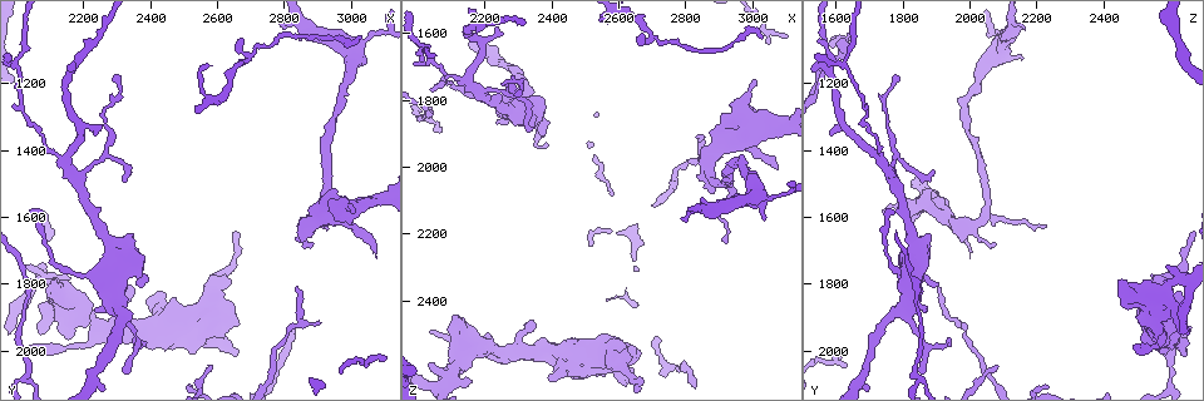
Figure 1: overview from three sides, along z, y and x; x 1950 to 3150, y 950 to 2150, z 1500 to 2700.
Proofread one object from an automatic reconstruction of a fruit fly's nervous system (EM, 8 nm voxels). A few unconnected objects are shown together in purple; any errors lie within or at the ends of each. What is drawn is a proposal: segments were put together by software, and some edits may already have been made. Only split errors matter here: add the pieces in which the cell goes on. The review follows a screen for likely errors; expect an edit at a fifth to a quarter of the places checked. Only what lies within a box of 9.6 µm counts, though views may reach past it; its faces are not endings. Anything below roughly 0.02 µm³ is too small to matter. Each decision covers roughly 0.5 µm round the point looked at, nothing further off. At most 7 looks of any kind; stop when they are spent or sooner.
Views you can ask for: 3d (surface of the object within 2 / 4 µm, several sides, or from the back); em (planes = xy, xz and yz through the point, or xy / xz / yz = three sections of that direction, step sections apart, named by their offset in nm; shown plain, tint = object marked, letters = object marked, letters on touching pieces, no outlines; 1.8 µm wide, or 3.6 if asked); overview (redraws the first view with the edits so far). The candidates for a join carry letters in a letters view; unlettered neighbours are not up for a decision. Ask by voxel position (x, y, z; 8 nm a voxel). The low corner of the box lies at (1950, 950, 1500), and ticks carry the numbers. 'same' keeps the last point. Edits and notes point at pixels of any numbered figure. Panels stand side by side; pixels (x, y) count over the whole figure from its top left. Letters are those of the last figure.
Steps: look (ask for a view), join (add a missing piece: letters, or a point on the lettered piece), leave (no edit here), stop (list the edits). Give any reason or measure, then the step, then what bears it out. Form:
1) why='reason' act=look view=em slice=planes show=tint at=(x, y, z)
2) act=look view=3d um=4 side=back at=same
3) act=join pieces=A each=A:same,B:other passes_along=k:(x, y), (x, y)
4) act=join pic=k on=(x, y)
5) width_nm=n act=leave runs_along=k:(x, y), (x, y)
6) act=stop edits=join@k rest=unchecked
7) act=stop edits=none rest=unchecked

why='an open end' act=look view=3d um=2 at=(2160, 1780, 2640)

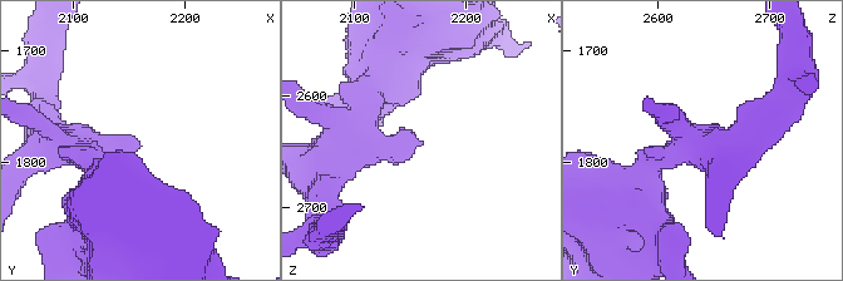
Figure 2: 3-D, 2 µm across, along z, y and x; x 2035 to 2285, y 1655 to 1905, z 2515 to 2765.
act=look view=em slice=yz step=16 show=tint at=(2158, 1788, 2636)

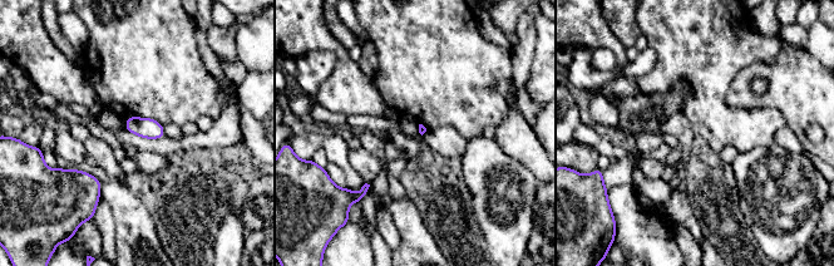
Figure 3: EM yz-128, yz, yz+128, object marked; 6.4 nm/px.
act=look view=em slice=planes show=letters at=same

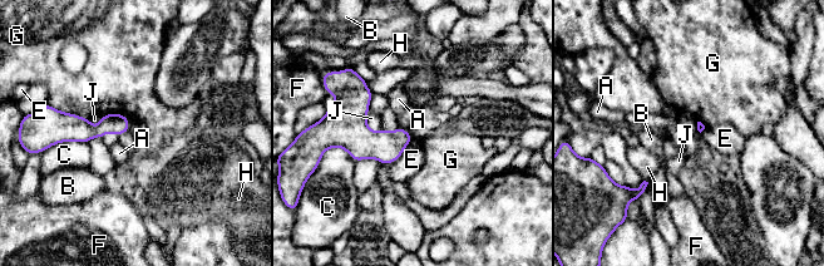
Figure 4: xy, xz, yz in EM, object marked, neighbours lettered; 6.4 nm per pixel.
act=leave each=A:other,B:other,C:other,E:other,F:other,G:other,H:other,J:other runs_along=4:(124, 119), (57, 138) found='no lettered piece goes on from it'

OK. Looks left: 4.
why='stops while still wide' act=look view=em slice=yz step=16 show=letters at=(3000, 1620, 1820)

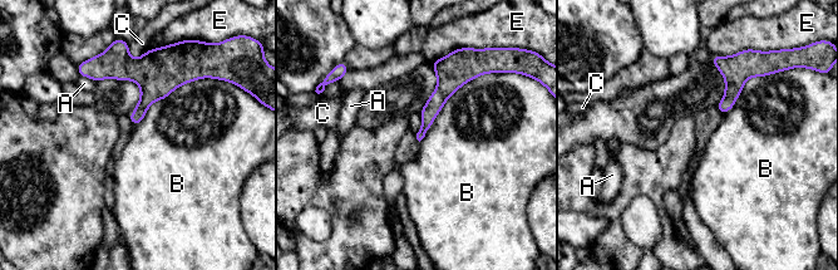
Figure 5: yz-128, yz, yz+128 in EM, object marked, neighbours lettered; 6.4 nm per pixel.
why='cut it another way' act=look view=em slice=planes show=letters at=same

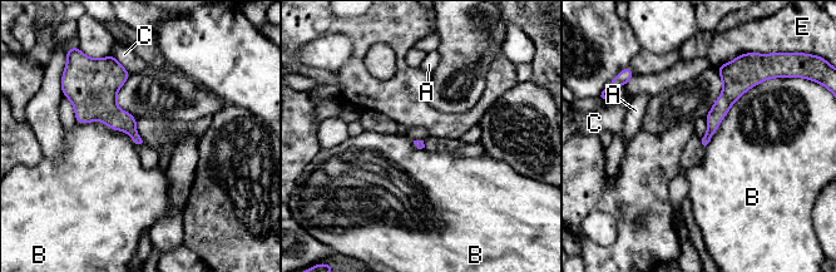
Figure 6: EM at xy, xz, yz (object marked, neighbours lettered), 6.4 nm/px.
act=leave each=A:other,B:other,C:other,E:other runs_along=6:(728, 70), (728, 97), (705, 141) found='none of them fits'

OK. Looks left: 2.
why='abrupt turn' act=look view=3d um=2 side=back at=(2880, 1610, 2040)

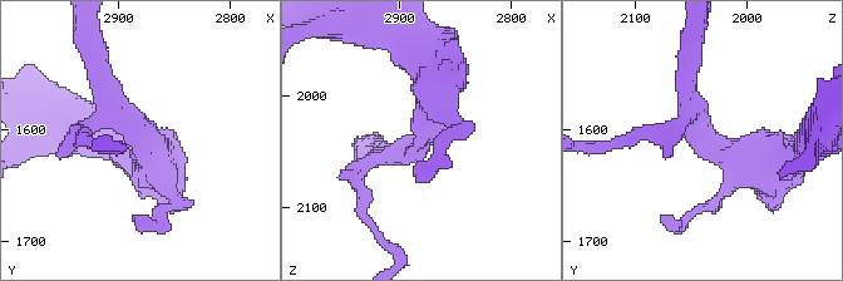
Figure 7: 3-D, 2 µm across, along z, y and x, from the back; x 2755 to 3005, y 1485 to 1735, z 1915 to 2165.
why='need the tissue' act=look view=em slice=planes show=letters at=(2876, 1612, 2036)

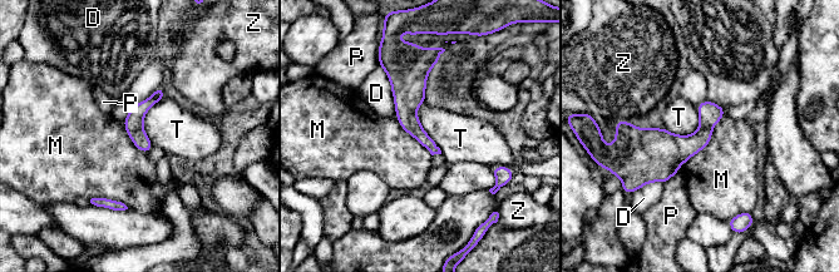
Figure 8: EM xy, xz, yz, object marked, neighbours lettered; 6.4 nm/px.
width_nm=130 act=leave each=D:other,M:other,P:other,T:other,Z:other border=8:(696, 107), (690, 134), (664, 128) found='no lettered piece goes on from it'

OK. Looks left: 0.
act=stop edits=none rest=unchecked

